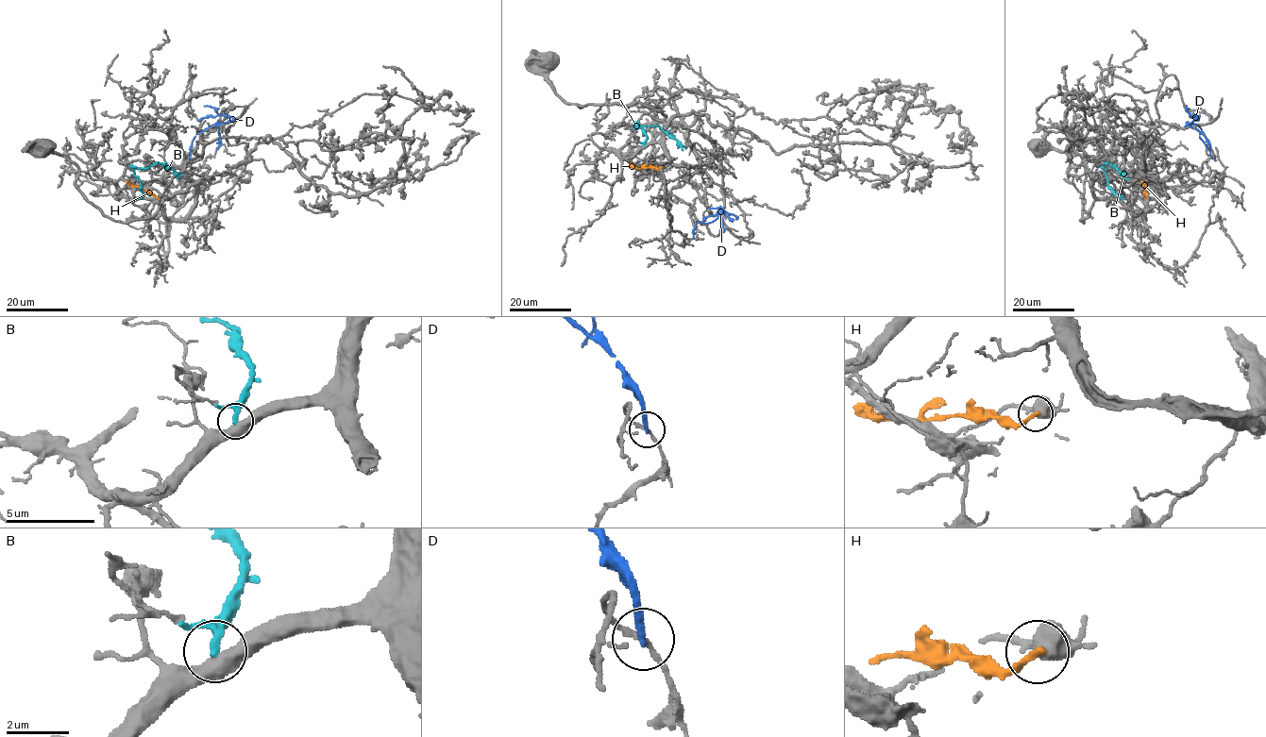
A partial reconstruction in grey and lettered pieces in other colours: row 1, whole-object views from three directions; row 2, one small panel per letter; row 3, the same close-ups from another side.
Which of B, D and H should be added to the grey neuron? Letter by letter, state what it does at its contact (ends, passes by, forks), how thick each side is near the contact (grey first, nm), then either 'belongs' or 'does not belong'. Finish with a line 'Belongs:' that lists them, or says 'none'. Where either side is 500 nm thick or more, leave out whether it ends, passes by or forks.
B: 550 nm thick on the grey side, 190 nm on the other; does not belong
D: it ends there; 150 nm thick on the grey side, 280 nm on the other; does not belong
H: 650 nm thick on the grey side, 240 nm on the other; does not belong
Belongs: none

